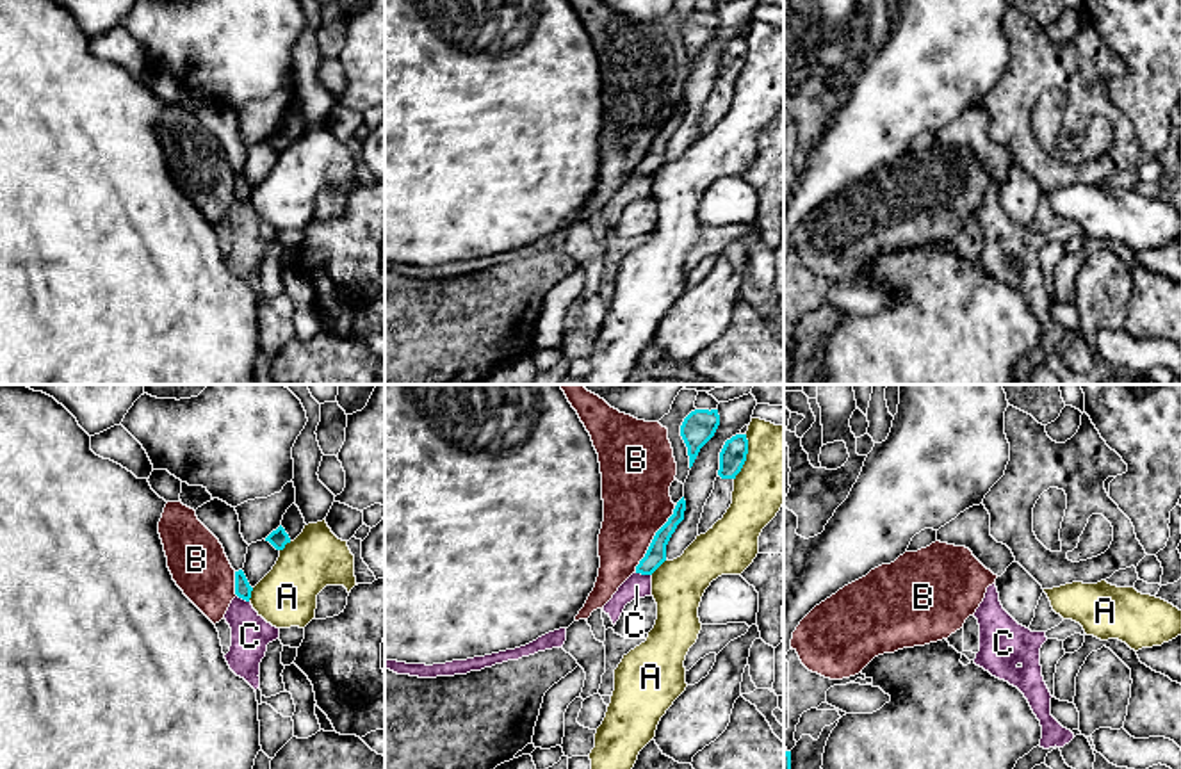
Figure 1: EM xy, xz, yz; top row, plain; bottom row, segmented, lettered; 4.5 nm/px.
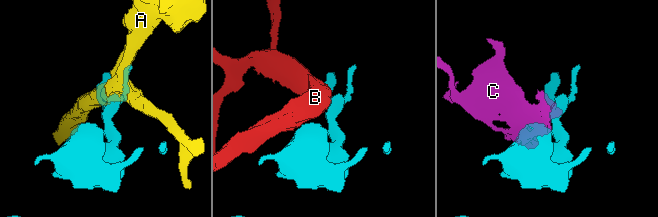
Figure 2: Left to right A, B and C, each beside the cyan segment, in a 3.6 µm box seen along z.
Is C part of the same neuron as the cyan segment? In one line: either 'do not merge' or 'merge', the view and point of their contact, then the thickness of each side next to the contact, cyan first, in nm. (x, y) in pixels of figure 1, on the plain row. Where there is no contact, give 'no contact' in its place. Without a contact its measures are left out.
do not merge | xz (643, 175) | 90/110 nm

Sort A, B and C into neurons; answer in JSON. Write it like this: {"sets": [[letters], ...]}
{"sets": [["A"], ["B"], ["C"]]}

